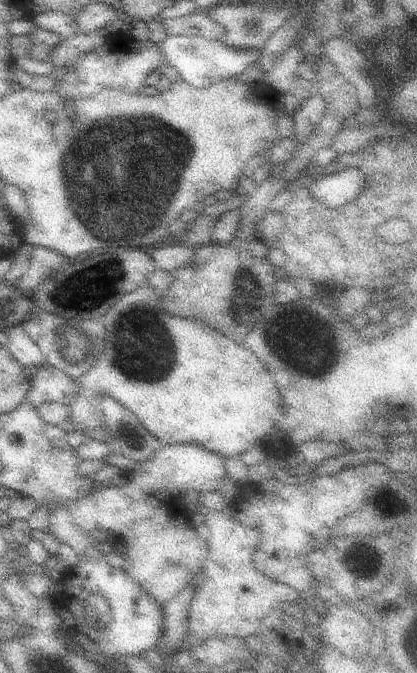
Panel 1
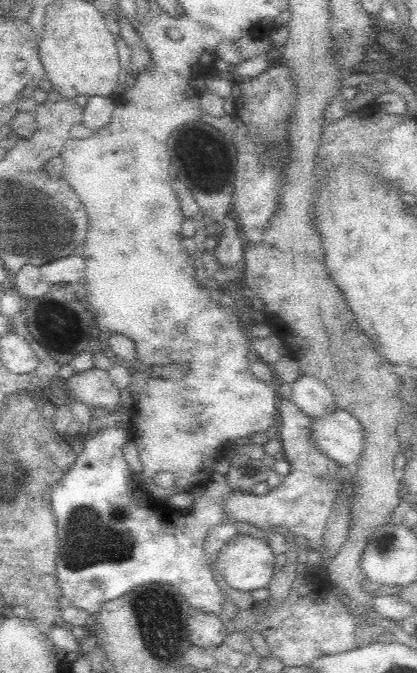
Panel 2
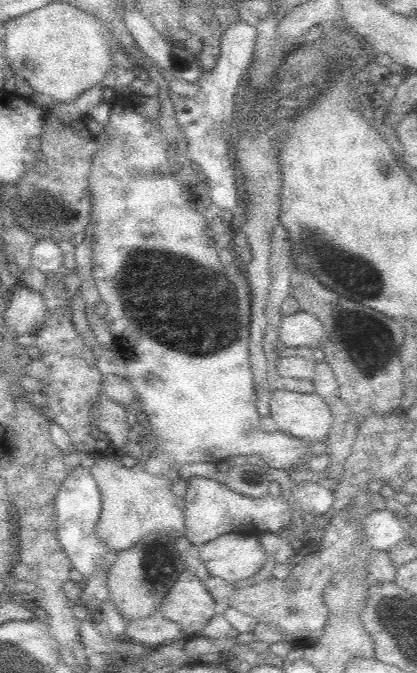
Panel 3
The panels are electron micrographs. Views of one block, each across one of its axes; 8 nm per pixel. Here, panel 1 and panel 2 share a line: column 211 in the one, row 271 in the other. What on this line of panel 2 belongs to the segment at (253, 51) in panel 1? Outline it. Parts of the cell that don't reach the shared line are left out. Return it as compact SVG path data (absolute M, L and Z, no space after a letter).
M74 254L66 256L66 258L60 258L56 262L48 262L48 264L40 266L39 269L42 278L52 286L59 283L76 286L84 280L84 266L84 260Z

